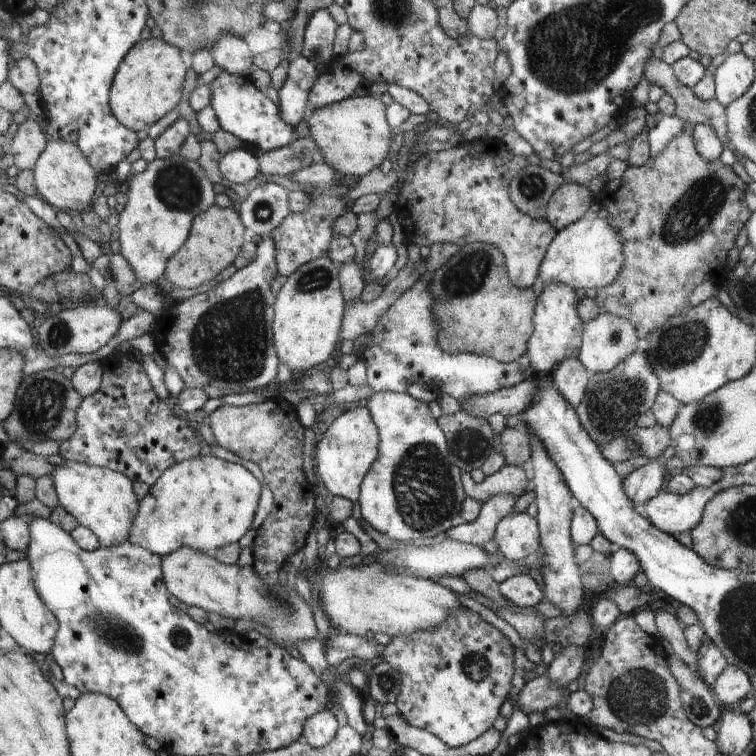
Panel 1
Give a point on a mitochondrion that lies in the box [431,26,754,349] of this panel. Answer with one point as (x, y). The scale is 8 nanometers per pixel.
(689, 218)

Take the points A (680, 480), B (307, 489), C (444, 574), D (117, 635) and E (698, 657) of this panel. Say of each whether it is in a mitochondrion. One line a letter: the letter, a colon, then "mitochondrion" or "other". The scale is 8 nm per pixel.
A: other
B: other
C: other
D: mitochondrion
E: other

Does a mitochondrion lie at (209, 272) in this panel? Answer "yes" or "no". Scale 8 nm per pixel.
no

